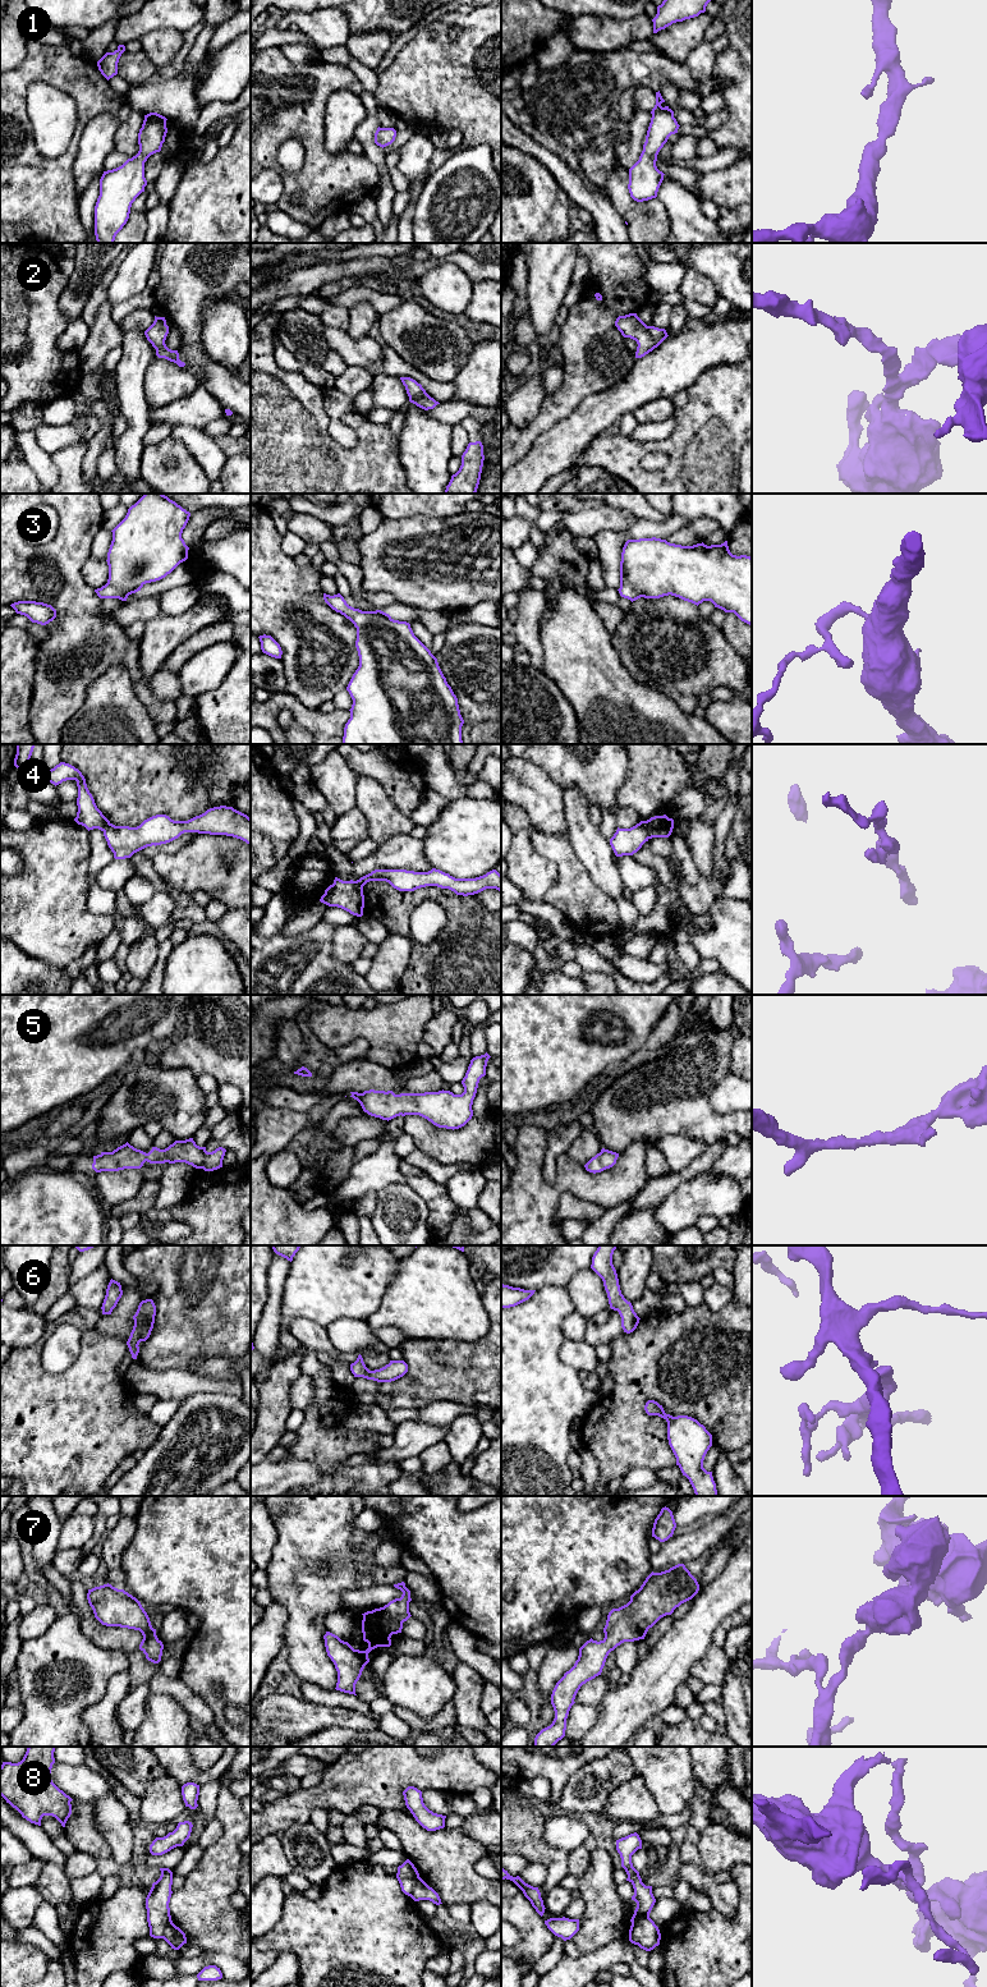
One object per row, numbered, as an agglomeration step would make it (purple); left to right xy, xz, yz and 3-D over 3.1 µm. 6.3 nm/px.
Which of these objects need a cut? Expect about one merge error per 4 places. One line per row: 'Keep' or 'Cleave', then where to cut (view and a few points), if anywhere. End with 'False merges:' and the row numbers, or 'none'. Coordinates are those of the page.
1: Keep. No split
2: Keep. No split
3: Keep. No split
4: Cleave. Split along yz (639, 822), (648, 838)
5: Keep. No split
6: Keep. No split
7: Keep. No split
8: Cleave. Split along xy (171, 1921), (168, 1923), (161, 1937)
False merges: 4, 8

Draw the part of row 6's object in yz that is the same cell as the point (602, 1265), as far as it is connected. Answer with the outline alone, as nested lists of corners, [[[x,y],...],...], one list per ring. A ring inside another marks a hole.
[[[598,1245],[592,1257],[591,1268],[602,1279],[610,1308],[619,1312],[624,1332],[630,1334],[637,1329],[641,1318],[634,1312],[632,1303],[621,1294],[618,1274],[612,1265],[616,1247]]]

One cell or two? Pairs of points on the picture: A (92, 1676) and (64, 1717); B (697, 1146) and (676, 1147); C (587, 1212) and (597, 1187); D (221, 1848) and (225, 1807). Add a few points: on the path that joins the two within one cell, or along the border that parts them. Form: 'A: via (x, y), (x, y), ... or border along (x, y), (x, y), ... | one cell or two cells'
A: via (83, 1685), (64, 1707) | one cell
B: via (692, 1147), (682, 1147) | one cell
C: border along (561, 1196), (573, 1194), (606, 1208) | two cells
D: via (229, 1838), (229, 1817) | one cell

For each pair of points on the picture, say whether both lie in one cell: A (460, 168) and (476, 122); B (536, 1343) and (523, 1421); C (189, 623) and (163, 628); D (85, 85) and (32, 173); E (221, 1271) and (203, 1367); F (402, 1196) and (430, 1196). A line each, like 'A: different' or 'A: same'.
A: different
B: same
C: same
D: same
E: different
F: different

